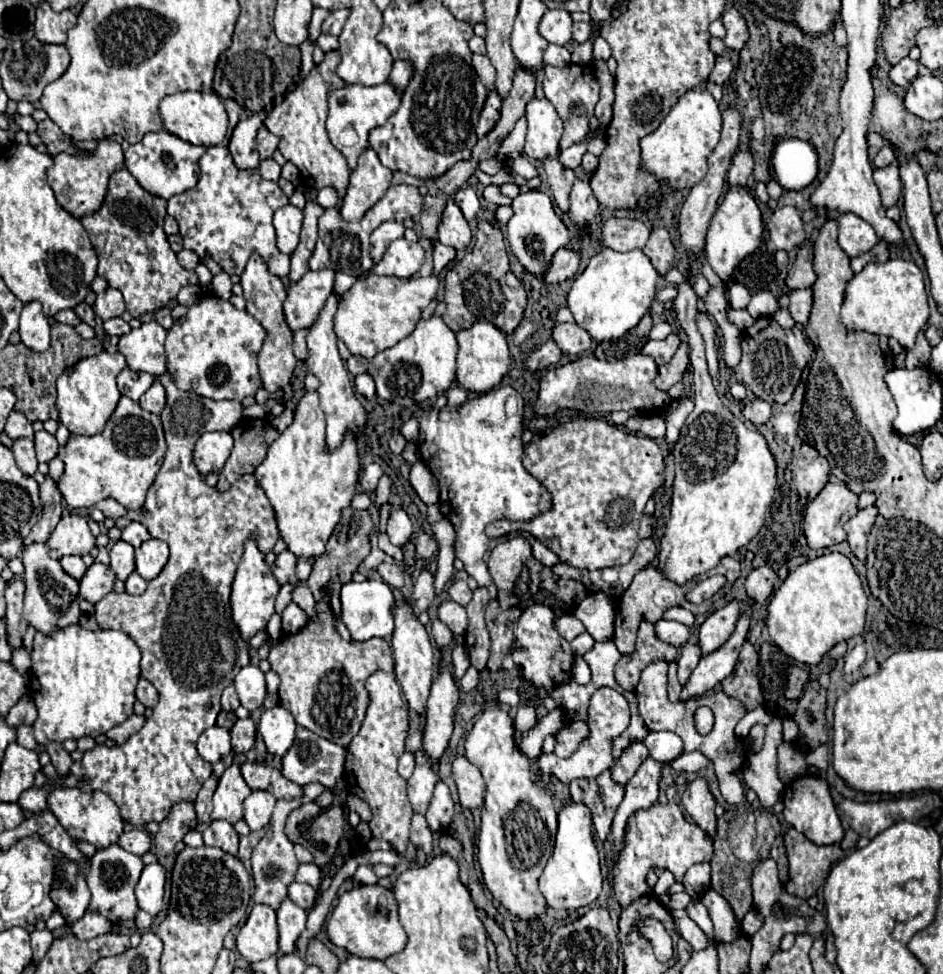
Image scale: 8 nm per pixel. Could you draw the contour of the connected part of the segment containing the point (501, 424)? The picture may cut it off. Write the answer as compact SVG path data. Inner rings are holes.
M499 386L483 396L477 396L467 400L463 406L448 407L440 410L432 409L431 412L423 412L418 418L419 422L419 456L423 464L431 470L435 476L439 490L441 490L441 514L451 520L455 526L457 538L455 538L455 556L463 562L465 572L473 576L479 586L489 586L491 576L487 570L487 562L483 560L489 536L485 534L485 528L493 520L531 520L535 514L545 512L549 508L549 492L521 466L521 454L523 454L523 398L517 390L511 386ZM507 398L517 398L515 412L509 412L505 402Z

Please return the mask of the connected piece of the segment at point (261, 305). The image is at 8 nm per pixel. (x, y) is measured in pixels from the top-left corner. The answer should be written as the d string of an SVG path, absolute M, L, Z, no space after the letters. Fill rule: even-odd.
M253 254L241 274L241 286L243 286L243 298L247 302L247 312L255 316L267 330L267 338L263 342L263 348L259 350L259 374L261 374L263 386L269 392L277 392L279 388L289 384L297 364L293 356L293 334L285 324L285 316L283 316L283 302L287 298L285 284L281 282L279 276L269 272L265 260L259 254Z

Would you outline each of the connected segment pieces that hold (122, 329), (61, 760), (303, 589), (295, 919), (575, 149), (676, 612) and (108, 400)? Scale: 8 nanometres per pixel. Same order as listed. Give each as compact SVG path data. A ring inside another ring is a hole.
M109 318L103 322L103 328L109 336L123 336L127 334L131 328L127 322L123 322L123 318Z
M49 742L49 744L45 746L45 750L49 752L51 764L57 768L57 772L59 772L59 774L69 774L69 768L71 768L73 760L71 760L69 752L63 748L63 744L61 744L61 742Z
M299 584L293 592L291 592L291 602L297 604L309 620L315 620L317 618L317 610L315 610L315 600L313 600L313 594L309 592L309 588L305 584Z
M287 896L277 910L277 924L279 924L279 952L281 954L295 952L295 940L305 930L307 912Z
M589 132L589 136L587 136L583 142L577 142L577 144L573 144L573 146L565 148L565 150L561 152L561 156L559 156L559 162L561 162L563 166L575 170L575 168L581 164L581 156L587 152L589 140L591 140L593 136L595 136L595 132Z
M669 608L669 610L665 610L663 618L665 618L665 620L681 622L681 624L685 624L685 626L693 626L693 622L695 622L695 616L693 616L689 610L685 610L685 608Z
M99 352L95 356L79 360L75 366L67 368L57 378L57 410L59 422L69 428L71 434L97 434L111 418L121 394L117 390L115 378L127 366L121 352Z

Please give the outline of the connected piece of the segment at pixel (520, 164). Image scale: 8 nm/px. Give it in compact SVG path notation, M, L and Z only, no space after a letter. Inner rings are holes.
M522 155L514 160L512 167L517 174L526 180L530 180L533 177L538 176L536 168Z

